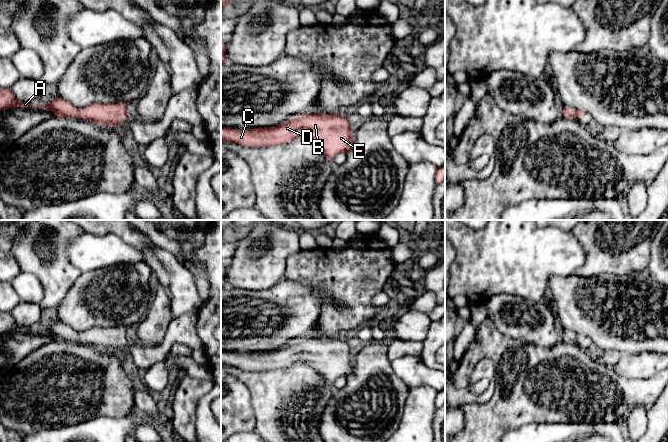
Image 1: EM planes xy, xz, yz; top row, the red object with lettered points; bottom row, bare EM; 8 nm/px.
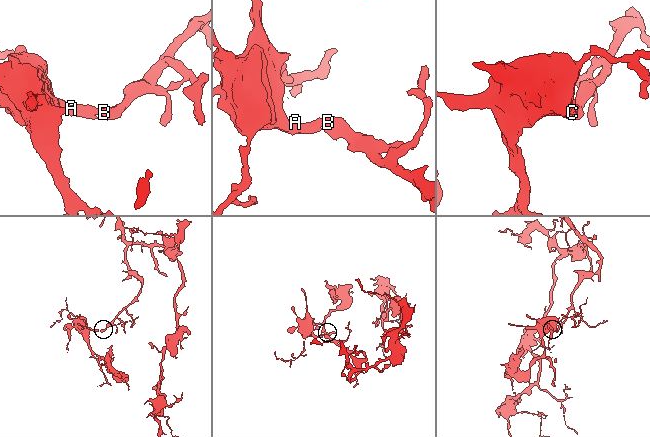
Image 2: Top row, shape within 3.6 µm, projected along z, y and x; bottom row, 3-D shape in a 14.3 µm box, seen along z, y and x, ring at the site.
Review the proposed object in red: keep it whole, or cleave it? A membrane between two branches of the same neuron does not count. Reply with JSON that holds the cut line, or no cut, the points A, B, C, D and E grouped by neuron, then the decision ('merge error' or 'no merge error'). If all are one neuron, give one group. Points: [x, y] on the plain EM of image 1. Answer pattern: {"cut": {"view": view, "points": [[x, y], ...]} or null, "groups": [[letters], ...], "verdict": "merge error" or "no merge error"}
{"cut": null, "groups": [["A", "B", "C", "D", "E"]], "verdict": "no merge error"}

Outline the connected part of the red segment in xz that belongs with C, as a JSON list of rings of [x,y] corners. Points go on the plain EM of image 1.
[[[303,338],[301,341],[292,342],[278,350],[272,351],[253,352],[249,354],[221,351],[221,365],[248,371],[268,371],[287,368],[298,362],[302,357],[326,382],[332,384],[339,377],[348,378],[352,375],[354,362],[354,359],[351,357],[352,352],[346,340],[340,338]]]

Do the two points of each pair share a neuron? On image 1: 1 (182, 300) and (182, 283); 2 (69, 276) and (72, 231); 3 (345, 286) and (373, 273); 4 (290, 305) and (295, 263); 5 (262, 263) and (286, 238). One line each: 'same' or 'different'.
1: same
2: same
3: same
4: different
5: same

